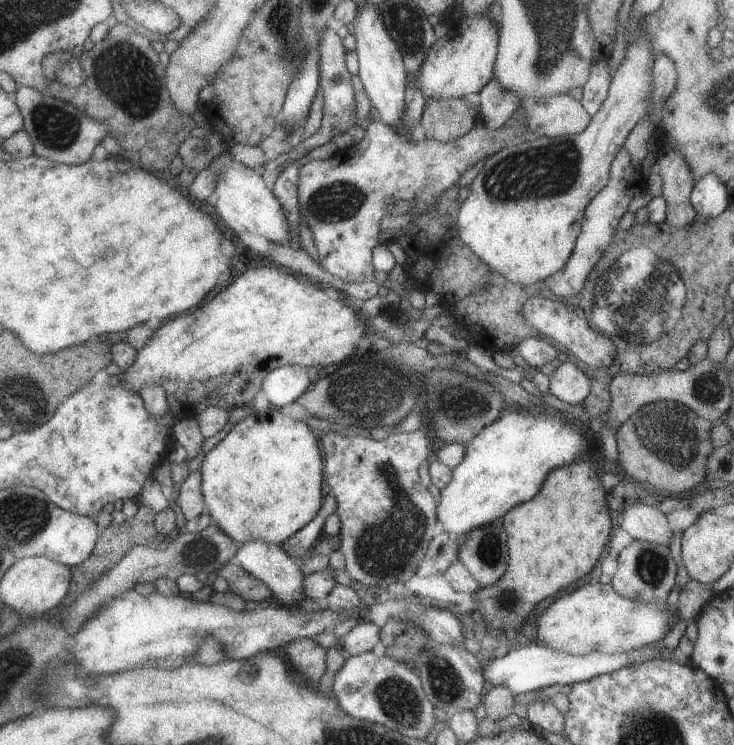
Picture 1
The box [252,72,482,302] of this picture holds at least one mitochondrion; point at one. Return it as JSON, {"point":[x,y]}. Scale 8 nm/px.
{"point":[337,202]}

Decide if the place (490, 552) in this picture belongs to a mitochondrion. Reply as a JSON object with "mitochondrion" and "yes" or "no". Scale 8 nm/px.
{"mitochondrion":"yes"}

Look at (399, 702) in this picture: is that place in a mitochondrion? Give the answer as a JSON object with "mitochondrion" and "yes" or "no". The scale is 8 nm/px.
{"mitochondrion":"yes"}

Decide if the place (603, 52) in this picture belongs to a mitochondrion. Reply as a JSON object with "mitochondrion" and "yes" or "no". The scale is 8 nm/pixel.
{"mitochondrion":"no"}

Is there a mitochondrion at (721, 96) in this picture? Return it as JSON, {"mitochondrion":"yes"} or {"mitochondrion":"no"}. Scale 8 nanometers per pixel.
{"mitochondrion":"yes"}

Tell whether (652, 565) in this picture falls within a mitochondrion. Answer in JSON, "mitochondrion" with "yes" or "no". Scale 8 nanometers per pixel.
{"mitochondrion":"yes"}

